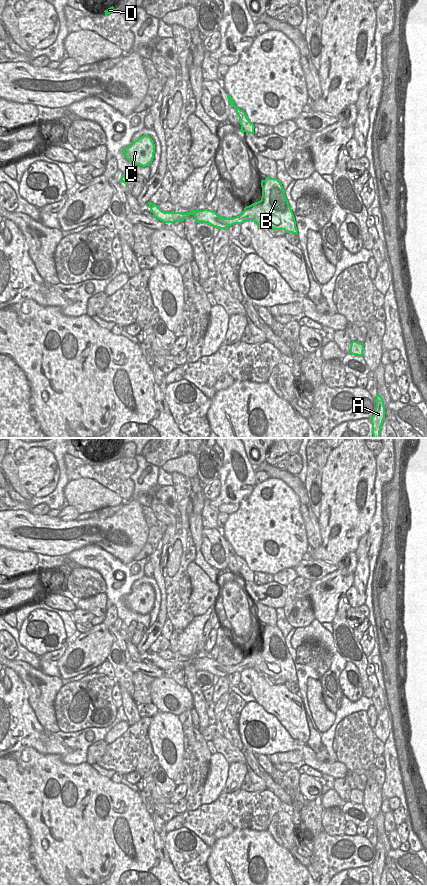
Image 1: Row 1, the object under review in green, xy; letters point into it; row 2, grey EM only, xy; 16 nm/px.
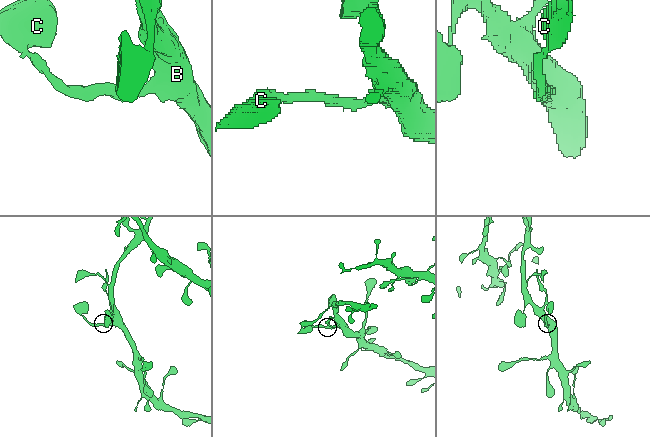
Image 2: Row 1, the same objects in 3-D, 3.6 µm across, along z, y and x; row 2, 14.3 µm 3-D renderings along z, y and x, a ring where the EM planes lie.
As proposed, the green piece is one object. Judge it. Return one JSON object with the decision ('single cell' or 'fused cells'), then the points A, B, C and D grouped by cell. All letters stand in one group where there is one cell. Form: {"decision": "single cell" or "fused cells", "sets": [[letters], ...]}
{"decision": "single cell", "sets": [["A", "B", "C", "D"]]}

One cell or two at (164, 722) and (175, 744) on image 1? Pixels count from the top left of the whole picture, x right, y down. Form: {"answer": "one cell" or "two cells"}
{"answer": "one cell"}

